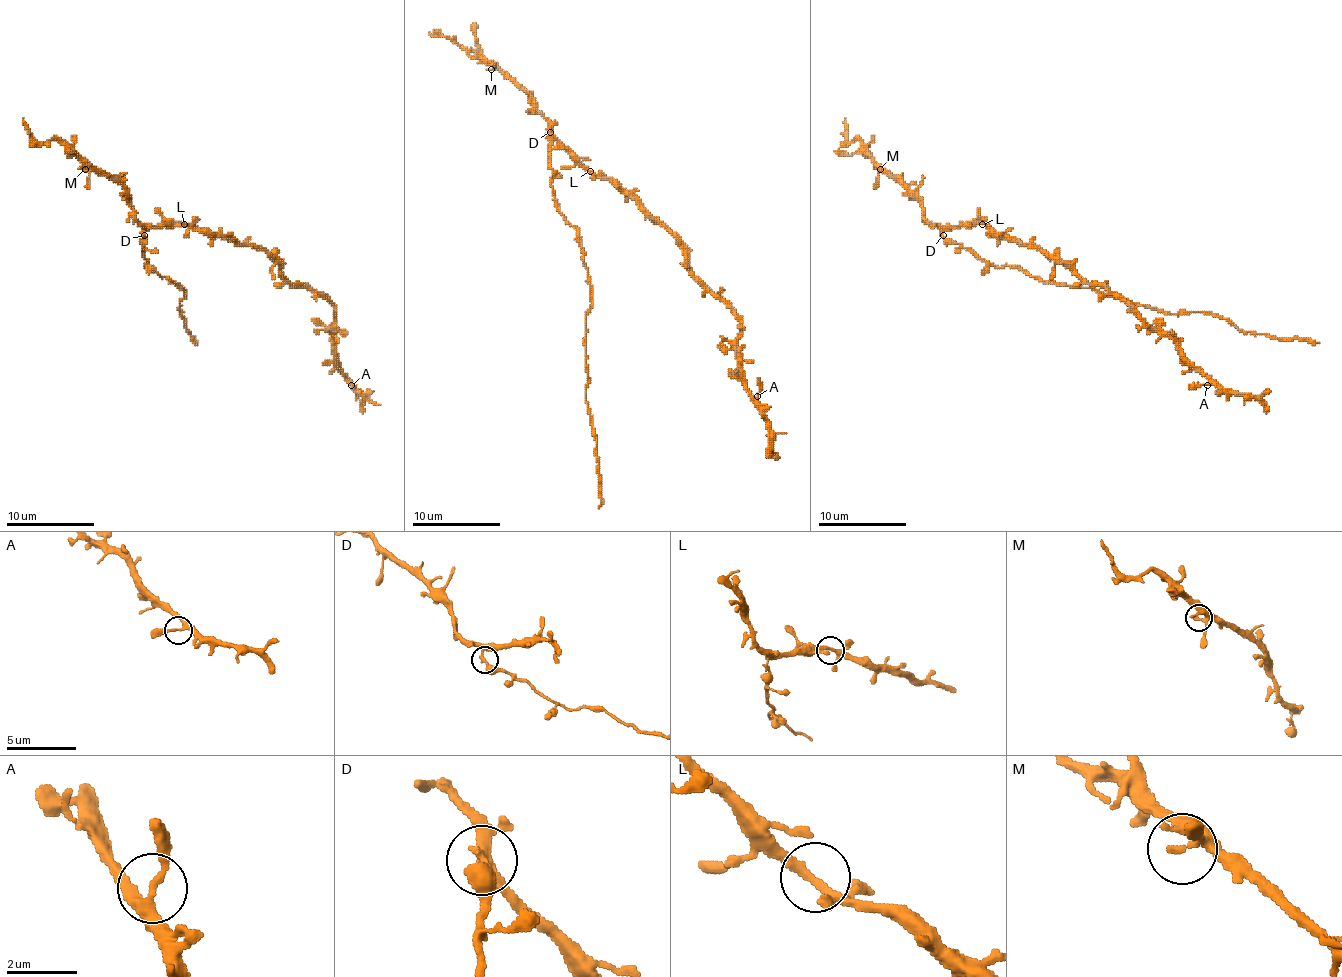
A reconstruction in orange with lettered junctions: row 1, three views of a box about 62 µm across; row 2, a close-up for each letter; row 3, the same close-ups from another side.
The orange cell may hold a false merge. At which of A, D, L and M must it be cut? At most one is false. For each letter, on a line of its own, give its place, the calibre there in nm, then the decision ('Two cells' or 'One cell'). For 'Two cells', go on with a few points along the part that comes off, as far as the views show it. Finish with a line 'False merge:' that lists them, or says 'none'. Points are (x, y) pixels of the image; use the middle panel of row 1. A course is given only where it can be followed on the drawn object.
A: Place: (757, 396). Thickness 240 nm. One cell
D: Place: (550, 132). Thickness 240 nm. Two cells. Course of the part to remove: (550, 131), (550, 186), (557, 210), (577, 230), (588, 270), (585, 400), (596, 442), (599, 508)
L: Place: (590, 171). Thickness 220 nm. One cell
M: Place: (491, 69). Thickness 180 nm. One cell
False merge: D

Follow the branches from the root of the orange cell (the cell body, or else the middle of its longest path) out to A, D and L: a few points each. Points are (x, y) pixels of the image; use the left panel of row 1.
A: (160, 224), (188, 224), (254, 243), (285, 279), (318, 292), (334, 307), (334, 362), (351, 385)
D: (160, 224), (149, 226), (144, 235)
L: (160, 224), (184, 224)

